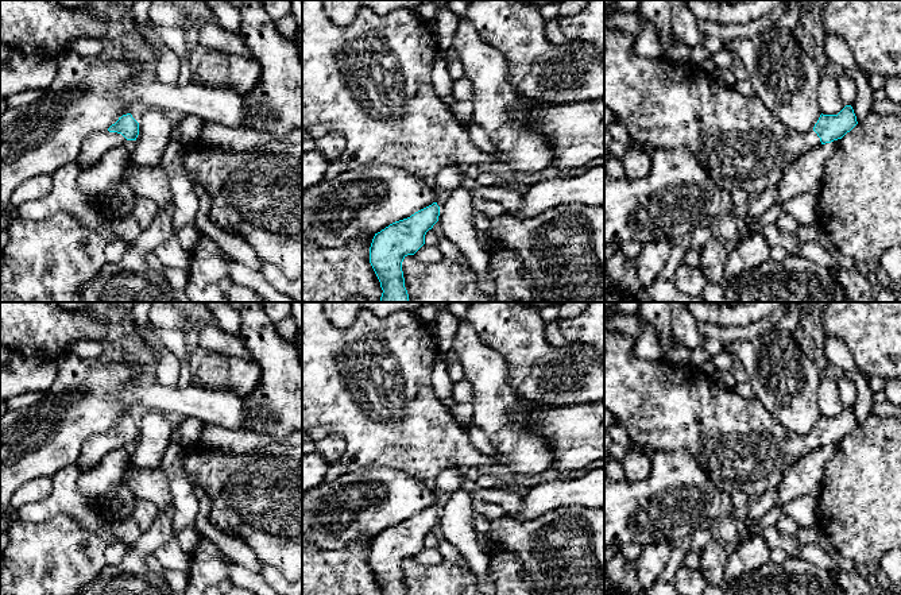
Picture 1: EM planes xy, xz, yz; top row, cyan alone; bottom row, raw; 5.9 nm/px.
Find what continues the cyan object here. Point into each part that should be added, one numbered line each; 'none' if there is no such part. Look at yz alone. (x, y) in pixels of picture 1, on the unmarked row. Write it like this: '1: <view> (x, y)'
1: yz (739, 445)

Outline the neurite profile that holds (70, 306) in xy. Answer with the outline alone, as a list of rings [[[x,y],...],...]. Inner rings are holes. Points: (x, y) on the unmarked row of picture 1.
[[[58,302],[67,312],[82,313],[89,312],[92,302]]]

